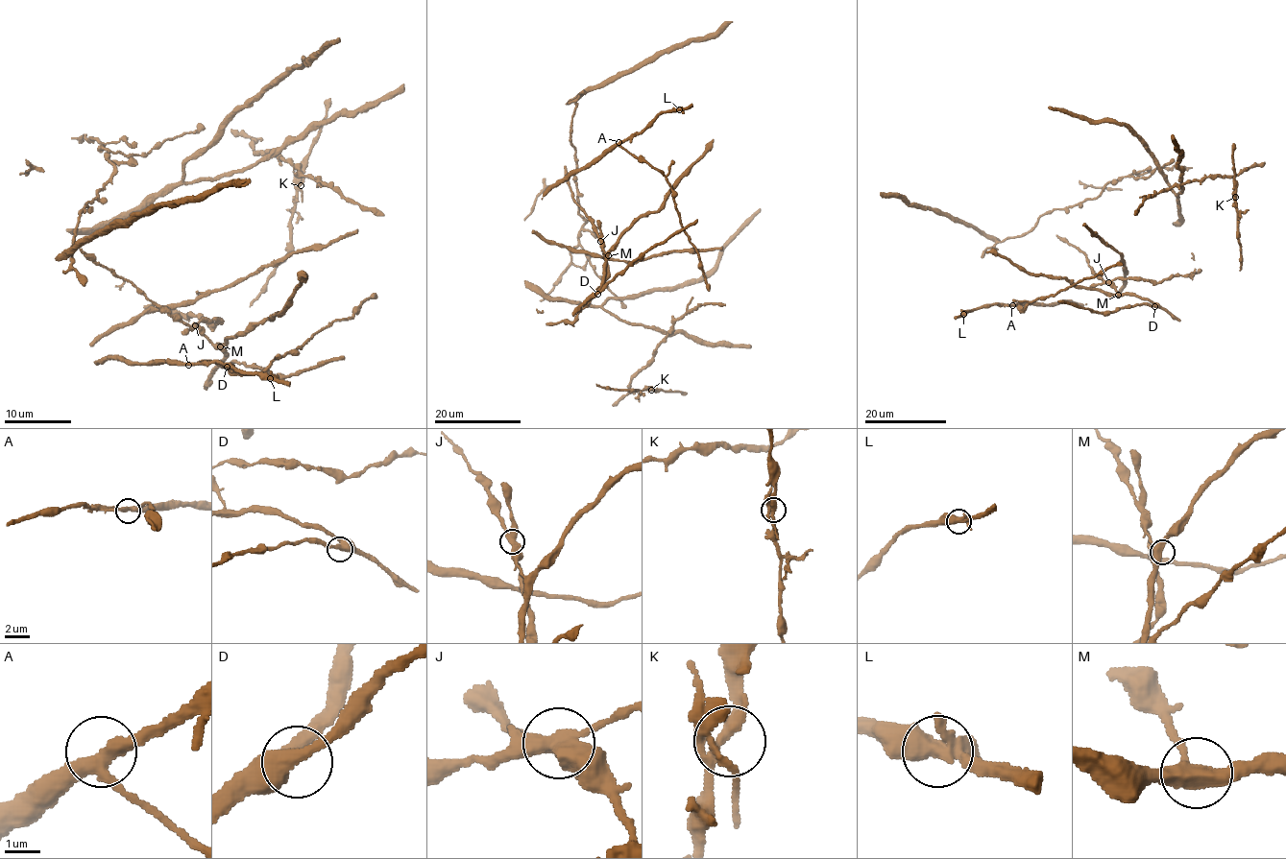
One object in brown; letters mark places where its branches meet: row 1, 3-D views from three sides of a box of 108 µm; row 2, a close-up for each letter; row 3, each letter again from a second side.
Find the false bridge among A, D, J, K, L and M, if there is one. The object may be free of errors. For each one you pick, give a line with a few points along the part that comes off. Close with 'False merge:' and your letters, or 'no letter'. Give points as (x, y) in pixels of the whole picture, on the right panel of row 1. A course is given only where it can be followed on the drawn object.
False merge: J

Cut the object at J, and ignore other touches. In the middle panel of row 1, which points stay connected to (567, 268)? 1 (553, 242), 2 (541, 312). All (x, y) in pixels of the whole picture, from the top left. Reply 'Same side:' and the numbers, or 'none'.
Same side: 2

